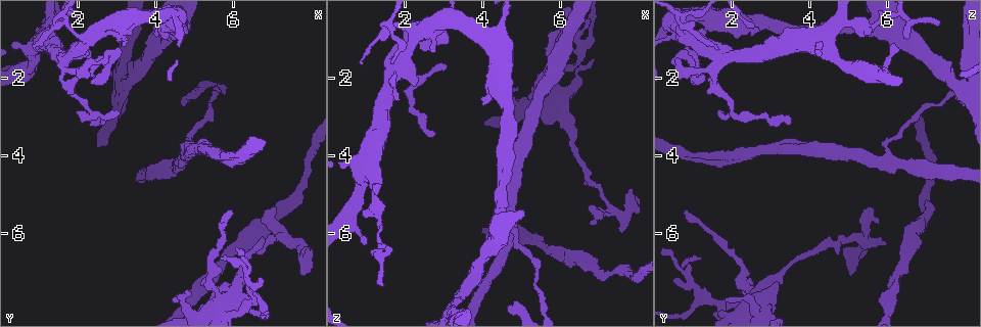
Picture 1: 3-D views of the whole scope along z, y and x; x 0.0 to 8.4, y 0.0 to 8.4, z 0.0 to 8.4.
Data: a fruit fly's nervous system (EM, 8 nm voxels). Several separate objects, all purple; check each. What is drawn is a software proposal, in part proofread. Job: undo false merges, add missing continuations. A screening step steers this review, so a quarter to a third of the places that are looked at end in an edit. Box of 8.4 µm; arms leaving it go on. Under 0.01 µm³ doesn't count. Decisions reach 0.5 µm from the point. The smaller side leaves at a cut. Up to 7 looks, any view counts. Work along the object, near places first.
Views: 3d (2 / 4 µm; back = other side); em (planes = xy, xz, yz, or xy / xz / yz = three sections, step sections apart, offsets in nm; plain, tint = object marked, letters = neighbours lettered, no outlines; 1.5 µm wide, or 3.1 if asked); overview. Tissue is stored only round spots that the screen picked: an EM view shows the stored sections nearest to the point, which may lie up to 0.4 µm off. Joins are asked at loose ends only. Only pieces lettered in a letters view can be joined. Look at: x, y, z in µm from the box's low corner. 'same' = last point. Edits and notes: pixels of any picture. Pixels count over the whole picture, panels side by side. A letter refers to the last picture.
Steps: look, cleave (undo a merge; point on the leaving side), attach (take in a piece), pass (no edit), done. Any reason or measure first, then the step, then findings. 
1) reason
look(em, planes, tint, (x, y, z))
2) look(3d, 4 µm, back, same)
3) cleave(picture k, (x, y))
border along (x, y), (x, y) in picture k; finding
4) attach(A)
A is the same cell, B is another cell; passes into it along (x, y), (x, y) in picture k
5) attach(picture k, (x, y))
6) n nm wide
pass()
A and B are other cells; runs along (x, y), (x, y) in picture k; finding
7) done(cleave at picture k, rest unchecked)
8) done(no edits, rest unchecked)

narrows sharply
look(3d, 4 µm, (2.30, 1.85, 0.80))

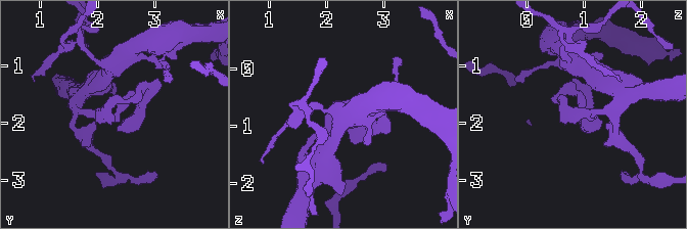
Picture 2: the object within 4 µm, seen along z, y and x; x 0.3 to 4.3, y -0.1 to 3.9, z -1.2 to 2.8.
look(em, xy, step 8, tint, (2.30, 1.90, 0.85))

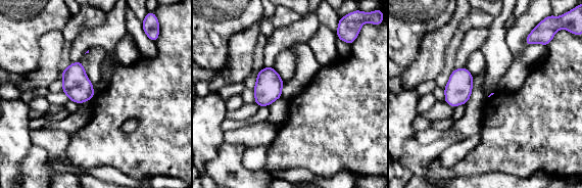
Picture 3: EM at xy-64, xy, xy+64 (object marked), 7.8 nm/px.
another direction
look(em, yz, step 8, letters, same)

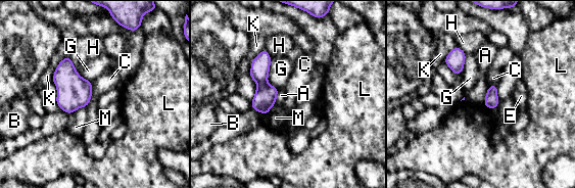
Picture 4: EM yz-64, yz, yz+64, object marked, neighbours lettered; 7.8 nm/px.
pass()
A, B, C, E, G, H, K, L and M are other cells; all the same neuron

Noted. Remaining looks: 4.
free end
look(em, planes, letters, (5.65, 6.60, 1.10))

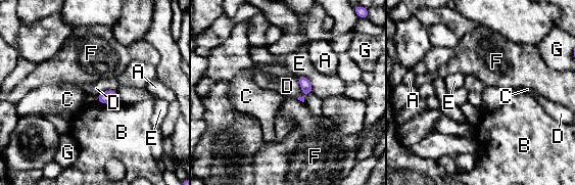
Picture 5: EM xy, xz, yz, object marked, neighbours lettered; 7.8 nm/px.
pass()
A, B, C, D, E, F and G are other cells; border along (296, 78), (304, 101) in picture 5; none of them fits

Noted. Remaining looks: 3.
branch point
look(3d, 2 µm, (7.25, 6.10, 5.25))

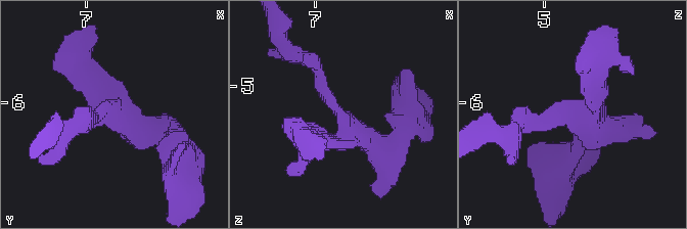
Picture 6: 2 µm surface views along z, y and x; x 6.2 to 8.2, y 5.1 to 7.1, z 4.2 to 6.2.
need the tissue
look(em, planes, letters, (7.22, 6.12, 5.26))

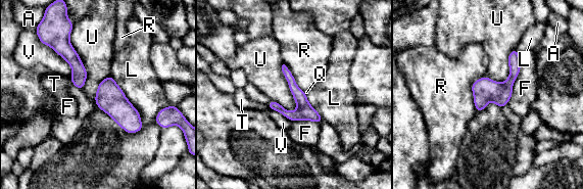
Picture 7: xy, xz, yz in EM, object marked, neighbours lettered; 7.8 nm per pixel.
pass()
A, F, L, Q, R, T, U and V are other cells; border along (283, 63), (293, 111) in picture 7; continuous, no second neuron

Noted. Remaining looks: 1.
done(no edits, rest unchecked)

